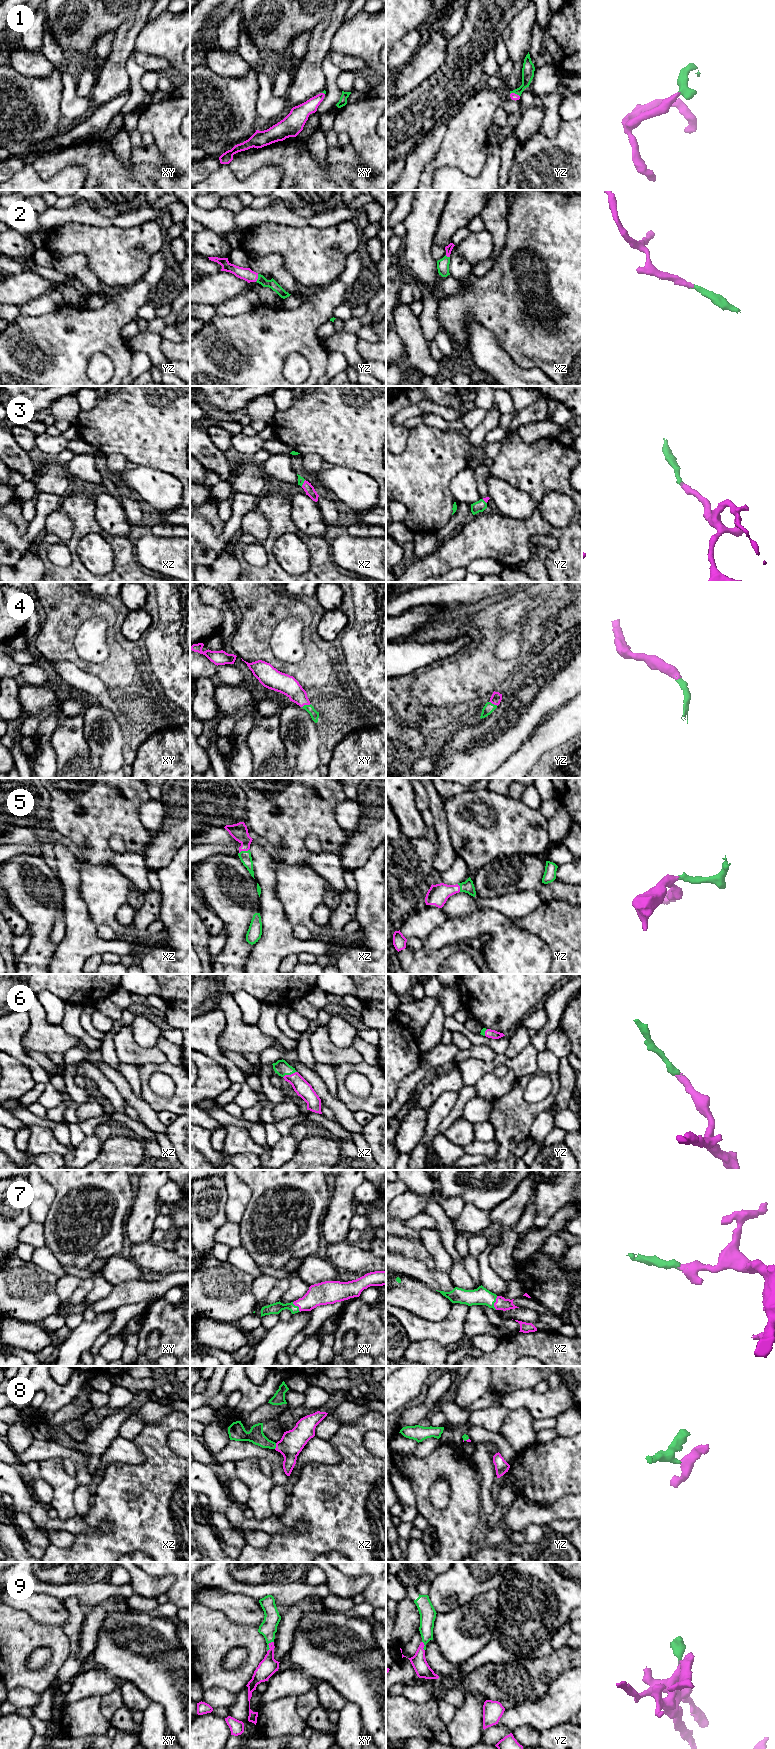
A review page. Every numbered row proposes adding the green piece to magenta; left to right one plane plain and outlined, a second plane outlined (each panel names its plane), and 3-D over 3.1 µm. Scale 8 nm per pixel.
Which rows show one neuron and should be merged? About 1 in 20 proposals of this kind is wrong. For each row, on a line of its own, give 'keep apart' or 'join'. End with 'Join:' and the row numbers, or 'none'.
1: join
2: join
3: join
4: join
5: join
6: join
7: join
8: join
9: join
Join: 1, 2, 3, 4, 5, 6, 7, 8, 9

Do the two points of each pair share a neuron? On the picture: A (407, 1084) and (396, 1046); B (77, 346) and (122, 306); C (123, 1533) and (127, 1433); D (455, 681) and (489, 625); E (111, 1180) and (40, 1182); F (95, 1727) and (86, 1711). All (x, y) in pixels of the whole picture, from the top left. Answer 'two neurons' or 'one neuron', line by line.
A: two neurons
B: one neuron
C: two neurons
D: one neuron
E: two neurons
F: one neuron

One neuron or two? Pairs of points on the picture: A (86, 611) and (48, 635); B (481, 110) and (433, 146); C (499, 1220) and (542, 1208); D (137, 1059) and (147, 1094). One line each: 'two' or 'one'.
A: one
B: two
C: two
D: two

